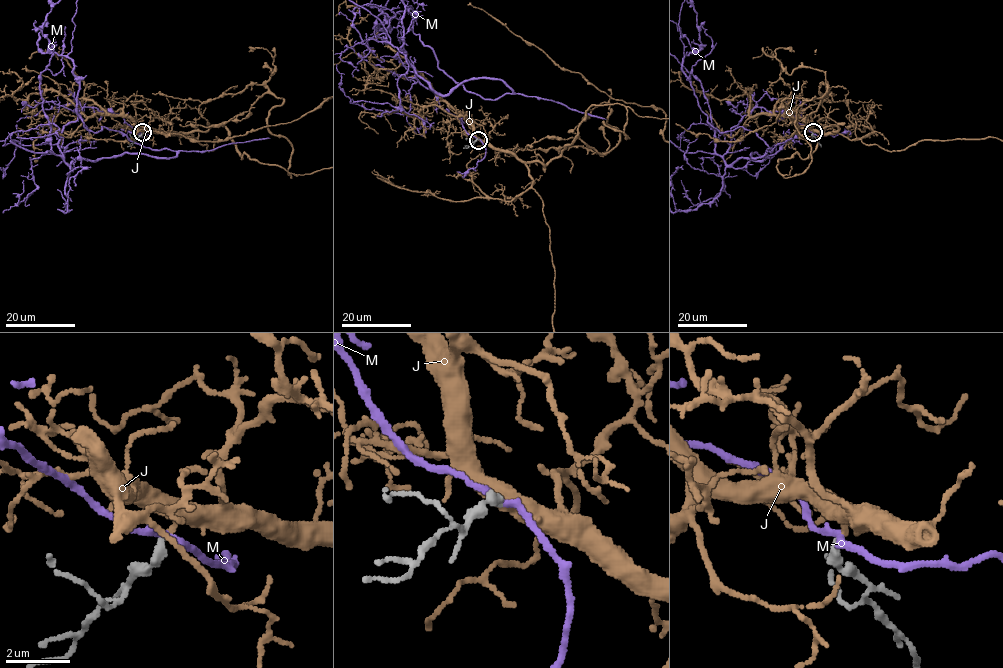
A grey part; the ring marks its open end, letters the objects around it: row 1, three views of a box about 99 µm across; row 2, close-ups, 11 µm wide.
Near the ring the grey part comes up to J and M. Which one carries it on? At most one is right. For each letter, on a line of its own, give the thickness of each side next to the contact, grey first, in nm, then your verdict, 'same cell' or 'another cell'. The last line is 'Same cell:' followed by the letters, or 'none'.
J: 280 nm thick on the grey side, 380 nm on the other; same cell
M: 280 nm thick on the grey side, 240 nm on the other; another cell
Same cell: J

